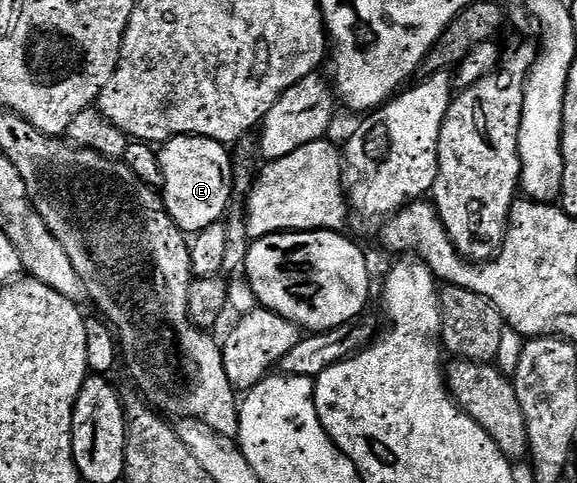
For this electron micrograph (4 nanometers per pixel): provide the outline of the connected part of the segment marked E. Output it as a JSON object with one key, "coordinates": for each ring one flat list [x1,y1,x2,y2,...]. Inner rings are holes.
{"coordinates":[[172,137,158,150,163,168,163,205,184,234,198,235,211,224,224,220,227,206,233,200,233,160,227,153,228,146,208,137]]}

